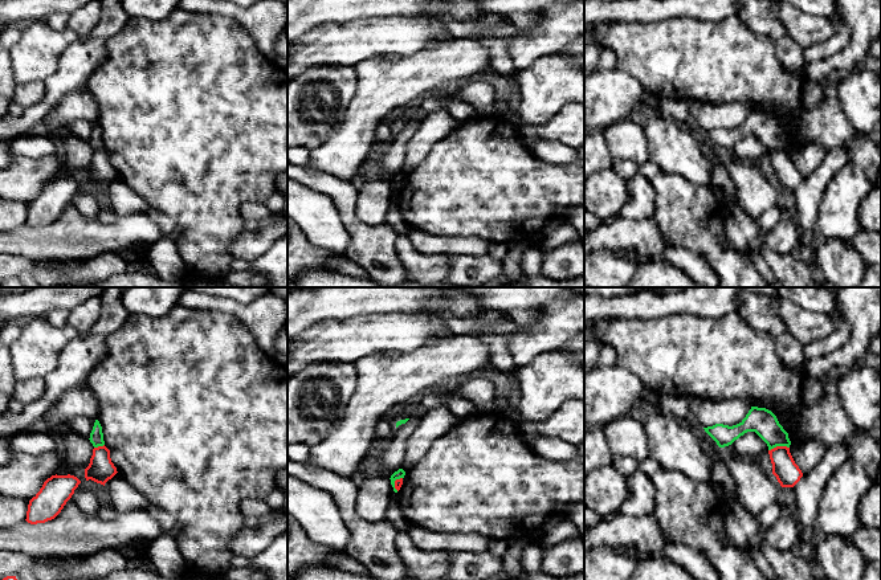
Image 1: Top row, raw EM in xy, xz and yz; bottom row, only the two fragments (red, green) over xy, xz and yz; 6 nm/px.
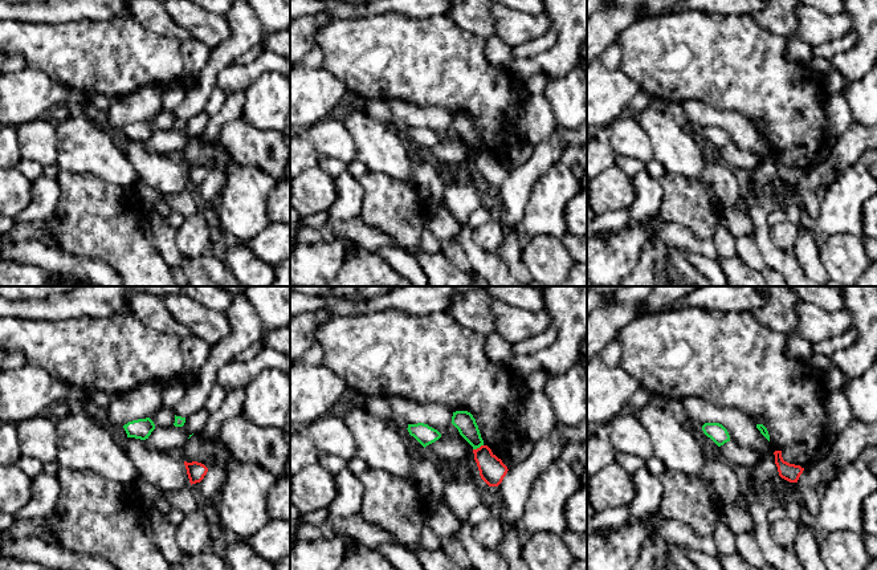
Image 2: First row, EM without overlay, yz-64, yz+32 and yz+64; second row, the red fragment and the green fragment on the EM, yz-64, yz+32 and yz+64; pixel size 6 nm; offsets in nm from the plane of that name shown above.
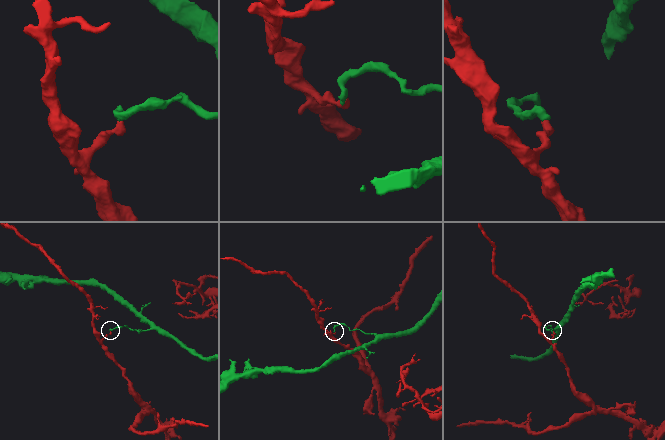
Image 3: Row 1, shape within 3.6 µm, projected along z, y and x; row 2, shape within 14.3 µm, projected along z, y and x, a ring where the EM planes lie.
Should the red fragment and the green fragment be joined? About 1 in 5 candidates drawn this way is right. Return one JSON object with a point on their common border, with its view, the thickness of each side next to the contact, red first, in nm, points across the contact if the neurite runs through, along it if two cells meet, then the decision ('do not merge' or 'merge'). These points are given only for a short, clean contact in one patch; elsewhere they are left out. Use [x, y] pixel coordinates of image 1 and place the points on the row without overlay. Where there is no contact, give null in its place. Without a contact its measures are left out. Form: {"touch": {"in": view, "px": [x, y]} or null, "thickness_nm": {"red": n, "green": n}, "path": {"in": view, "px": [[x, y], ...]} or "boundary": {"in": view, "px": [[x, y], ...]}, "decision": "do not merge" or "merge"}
{"touch": {"in": "yz", "px": [778, 150]}, "thickness_nm": {"red": 150, "green": 160}, "boundary": {"in": "yz", "px": [[788, 150], [774, 150], [769, 154]]}, "decision": "do not merge"}

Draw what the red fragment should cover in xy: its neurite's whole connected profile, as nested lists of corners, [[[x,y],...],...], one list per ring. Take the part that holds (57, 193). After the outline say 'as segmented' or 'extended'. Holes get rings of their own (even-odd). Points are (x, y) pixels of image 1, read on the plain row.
[[[52,179],[40,195],[29,204],[26,225],[45,226],[54,222],[74,197],[81,184],[74,179]]] | as segmented

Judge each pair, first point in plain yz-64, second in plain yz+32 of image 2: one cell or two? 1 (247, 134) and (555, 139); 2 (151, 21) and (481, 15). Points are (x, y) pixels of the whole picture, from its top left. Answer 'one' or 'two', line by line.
1: two
2: one

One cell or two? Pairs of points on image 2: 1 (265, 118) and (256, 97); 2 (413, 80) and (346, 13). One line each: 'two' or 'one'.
1: one
2: two

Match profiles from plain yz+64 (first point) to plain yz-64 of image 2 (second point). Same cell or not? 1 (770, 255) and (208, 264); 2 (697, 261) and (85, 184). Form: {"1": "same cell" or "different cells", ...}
{"1": "same cell", "2": "different cells"}

